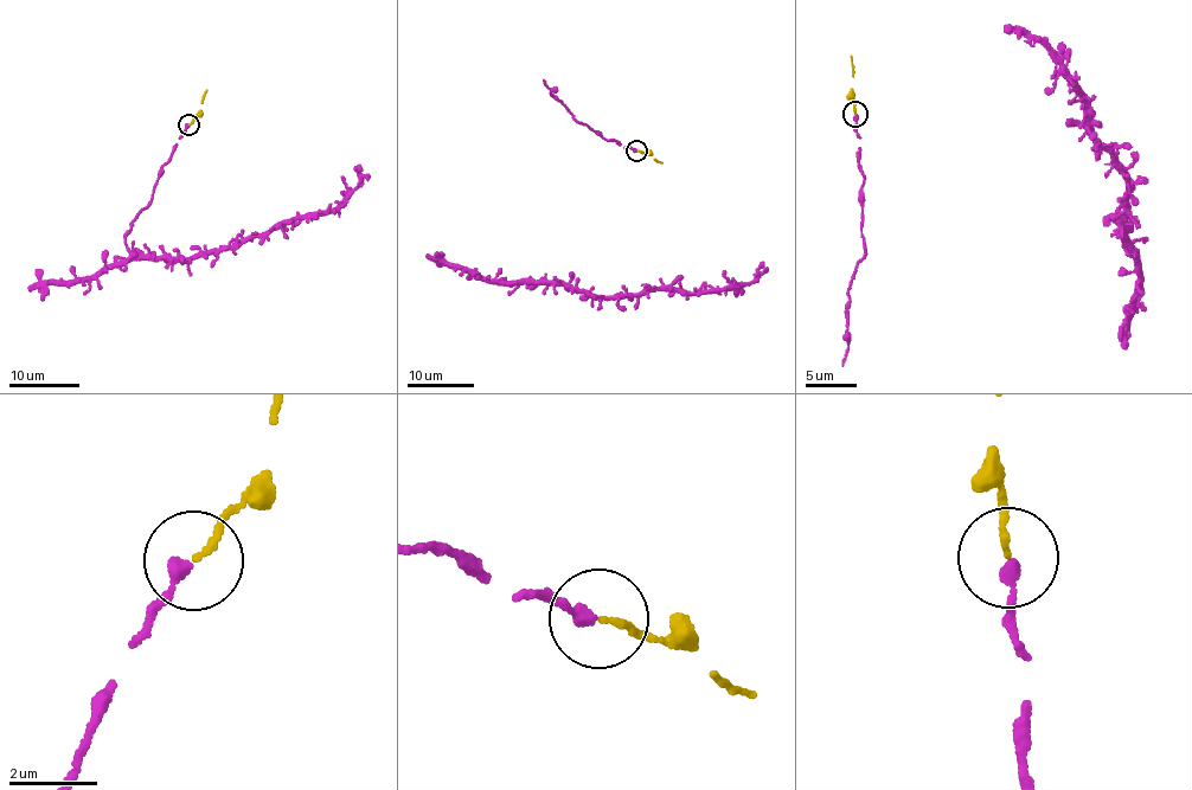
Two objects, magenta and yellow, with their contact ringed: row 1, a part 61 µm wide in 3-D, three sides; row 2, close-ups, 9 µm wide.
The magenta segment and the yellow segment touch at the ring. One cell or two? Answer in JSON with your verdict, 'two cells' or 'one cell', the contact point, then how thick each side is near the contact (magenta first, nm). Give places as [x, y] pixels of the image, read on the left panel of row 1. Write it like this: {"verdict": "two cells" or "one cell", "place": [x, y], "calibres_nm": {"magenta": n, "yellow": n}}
{"verdict": "one cell", "place": [188, 124], "calibres_nm": {"magenta": 280, "yellow": 130}}

